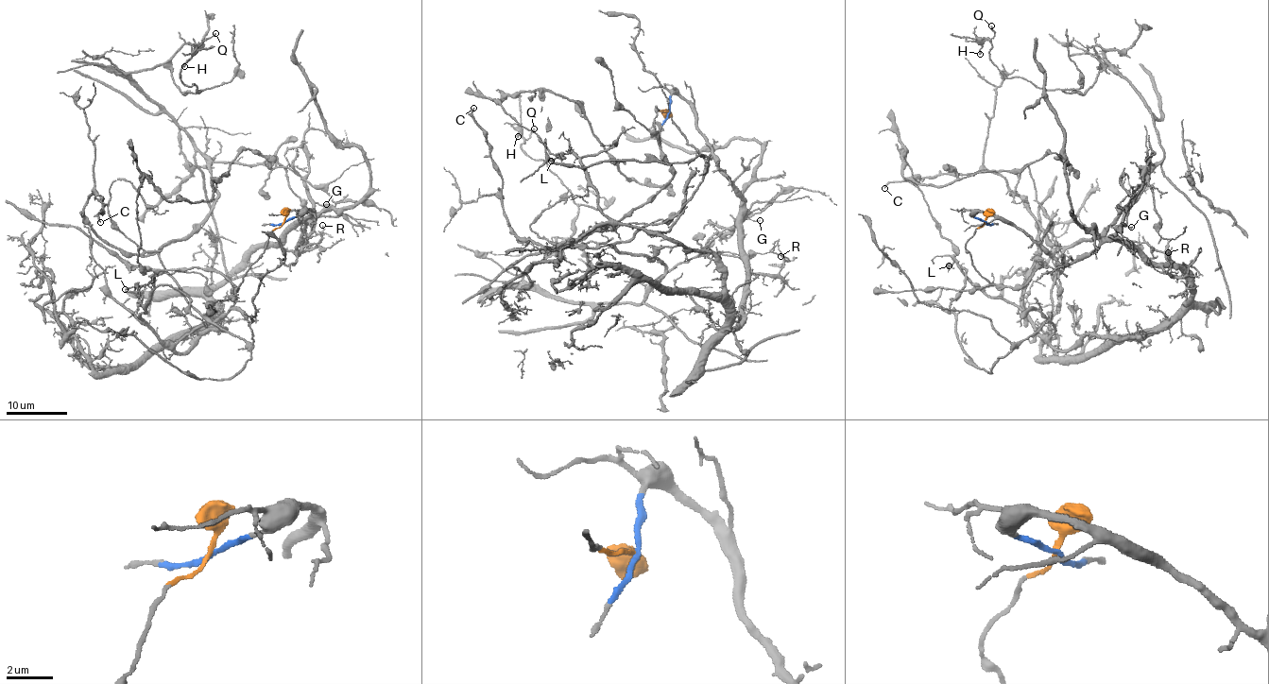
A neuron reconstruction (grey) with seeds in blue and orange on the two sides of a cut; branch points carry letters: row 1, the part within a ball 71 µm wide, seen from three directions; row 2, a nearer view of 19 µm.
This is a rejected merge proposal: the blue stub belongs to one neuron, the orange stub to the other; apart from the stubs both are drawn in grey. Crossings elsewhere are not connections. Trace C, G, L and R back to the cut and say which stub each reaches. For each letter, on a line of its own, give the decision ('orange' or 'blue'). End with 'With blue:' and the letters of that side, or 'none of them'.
C: orange
G: blue
L: blue
R: blue
With blue: G, L, R

